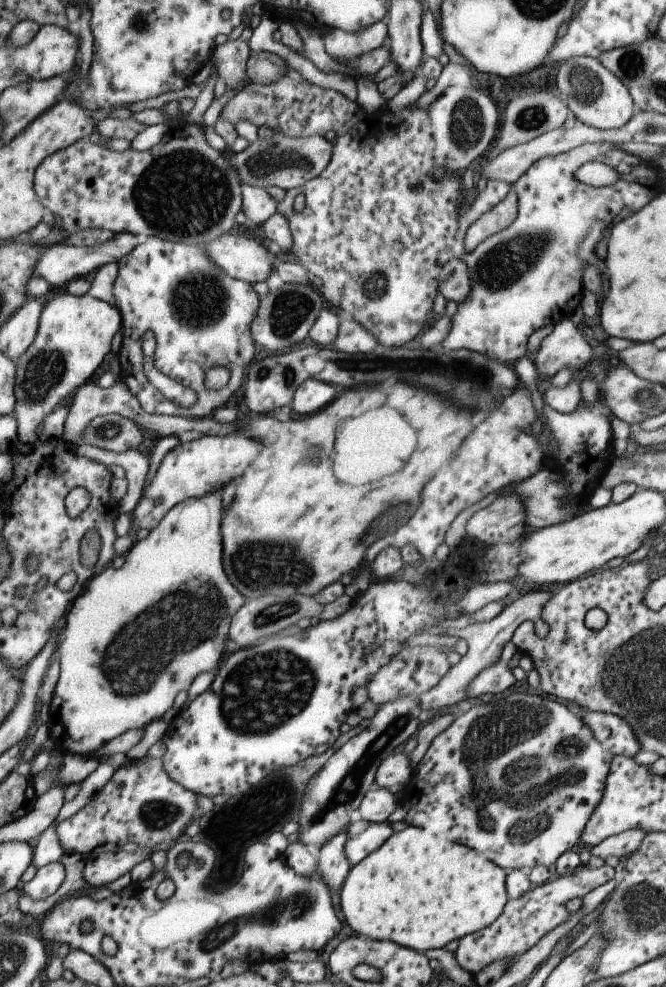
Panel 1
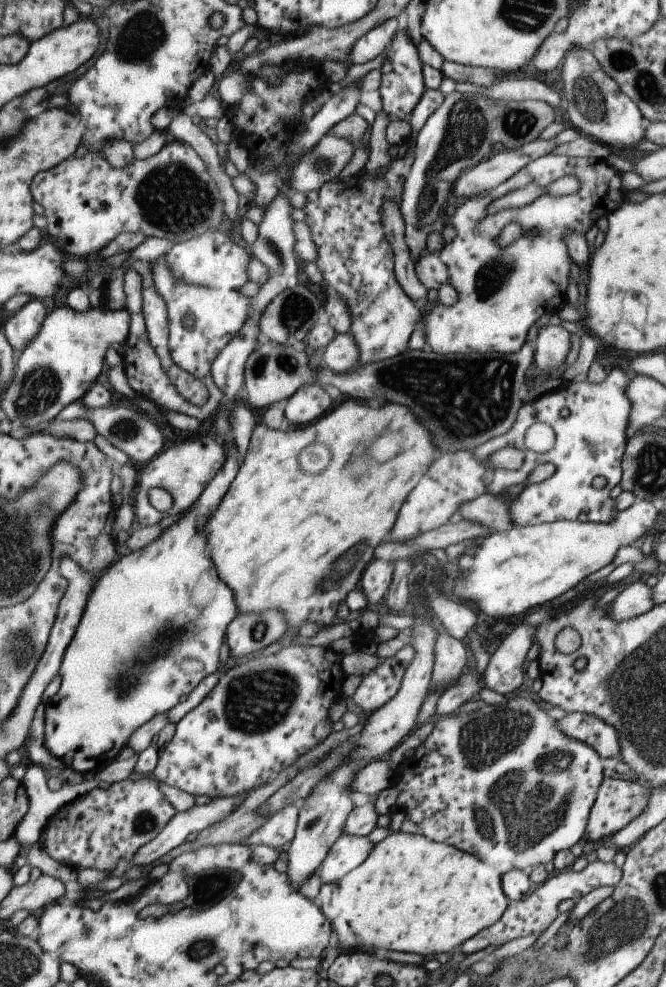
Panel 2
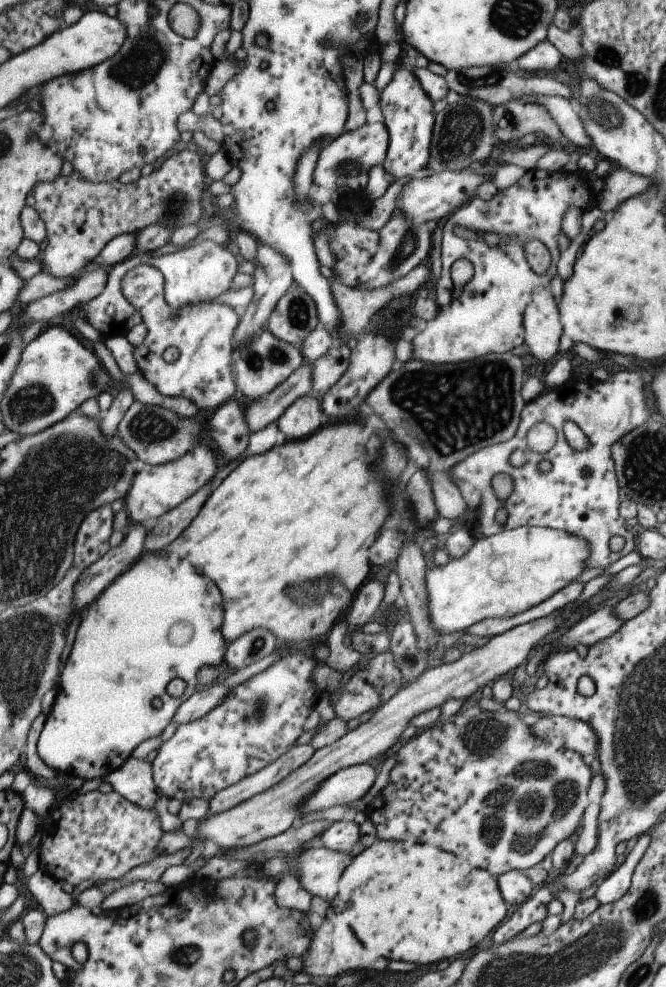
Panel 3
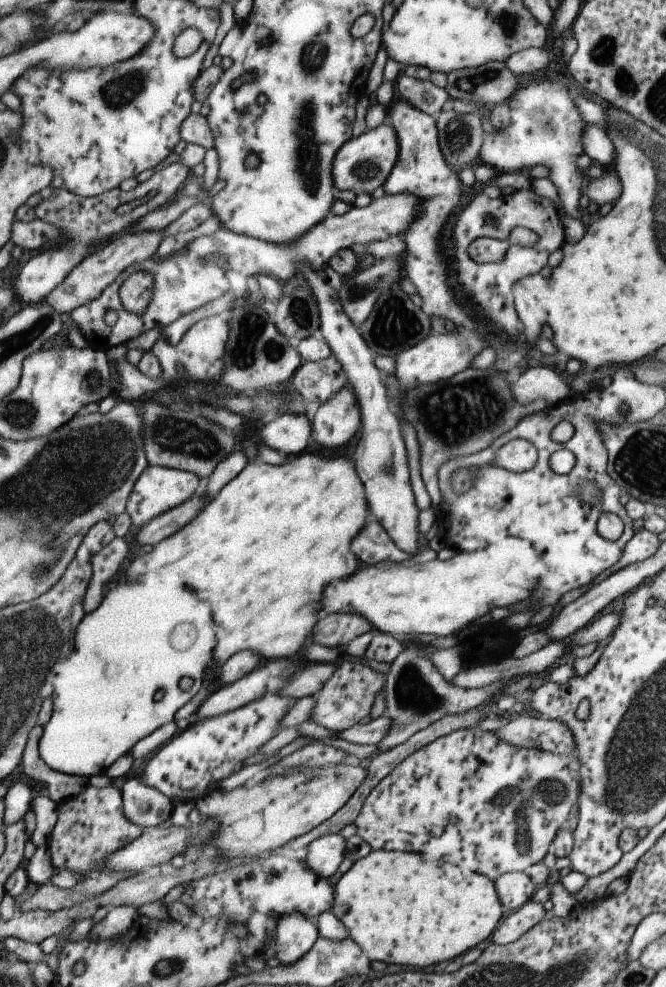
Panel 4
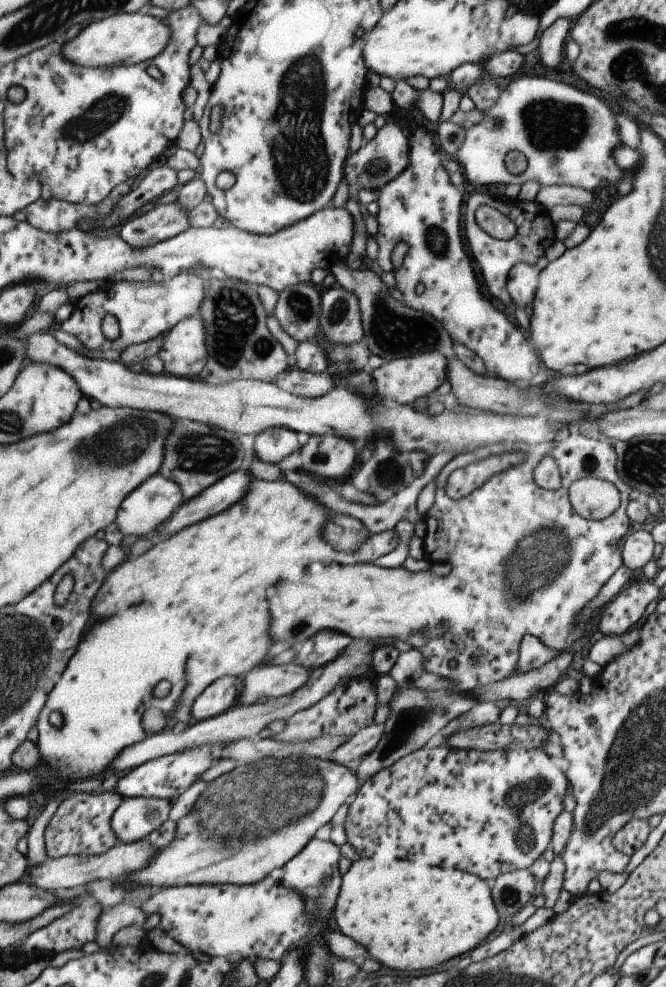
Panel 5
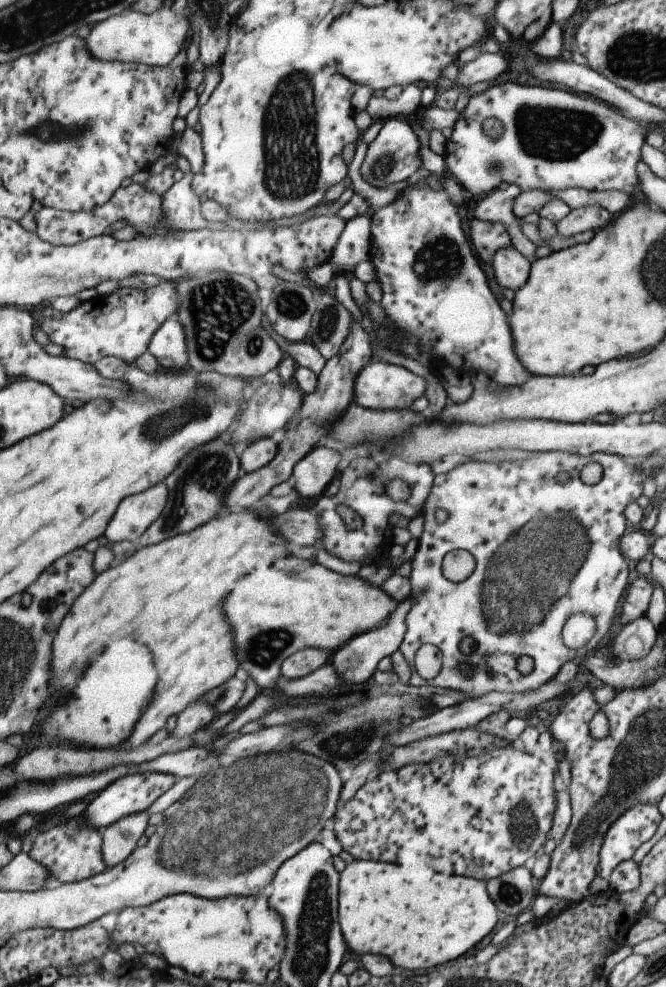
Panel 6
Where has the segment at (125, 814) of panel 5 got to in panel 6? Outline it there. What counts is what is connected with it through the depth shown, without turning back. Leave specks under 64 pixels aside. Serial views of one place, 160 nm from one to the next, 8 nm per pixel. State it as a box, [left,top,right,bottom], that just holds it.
[102,811,151,868]

